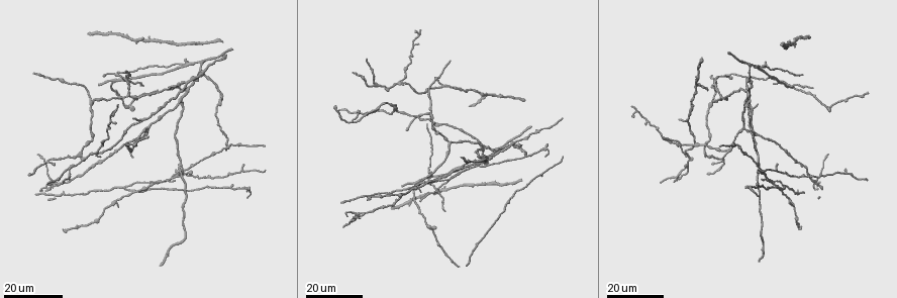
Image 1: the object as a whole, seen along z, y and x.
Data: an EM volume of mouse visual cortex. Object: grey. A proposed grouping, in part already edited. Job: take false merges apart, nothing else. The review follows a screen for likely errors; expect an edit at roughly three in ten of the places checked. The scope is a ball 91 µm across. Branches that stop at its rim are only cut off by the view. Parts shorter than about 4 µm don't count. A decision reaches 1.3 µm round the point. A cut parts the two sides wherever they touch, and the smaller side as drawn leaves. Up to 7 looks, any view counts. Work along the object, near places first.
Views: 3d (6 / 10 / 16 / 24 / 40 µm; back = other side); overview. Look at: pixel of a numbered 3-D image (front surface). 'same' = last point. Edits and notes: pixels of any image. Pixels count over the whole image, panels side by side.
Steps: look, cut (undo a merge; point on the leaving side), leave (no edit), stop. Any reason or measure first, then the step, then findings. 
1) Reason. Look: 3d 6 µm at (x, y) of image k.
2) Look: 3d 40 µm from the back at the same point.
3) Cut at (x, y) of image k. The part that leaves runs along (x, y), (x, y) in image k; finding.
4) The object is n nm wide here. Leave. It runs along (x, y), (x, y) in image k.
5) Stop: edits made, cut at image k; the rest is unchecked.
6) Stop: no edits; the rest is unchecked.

Look: 3d 16 µm at (177, 168) of image 1.

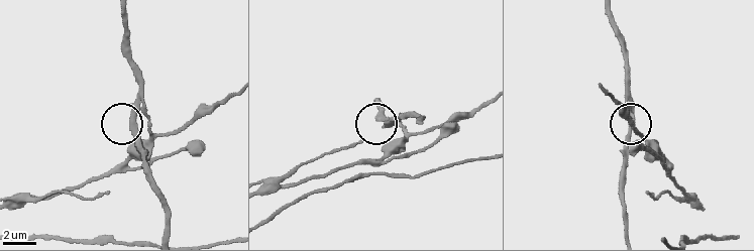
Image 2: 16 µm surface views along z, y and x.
Look: 3d 10 µm at (133, 110) of image 2.

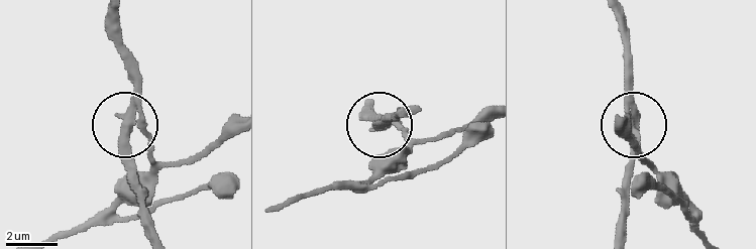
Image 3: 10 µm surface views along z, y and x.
Look: 3d 6 µm at (126, 127) of image 3.

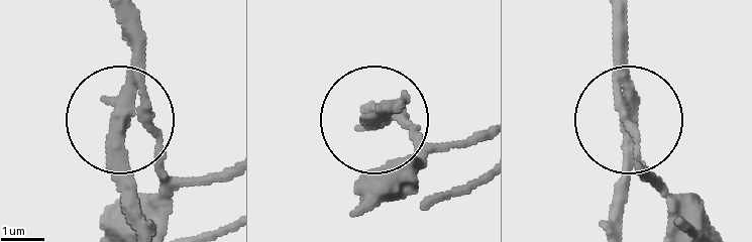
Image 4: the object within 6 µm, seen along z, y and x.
Cut at (160, 141) of image 4. The part that leaves runs along (136, 82), (157, 176), (114, 230) in image 4; a second neuron is stuck on.

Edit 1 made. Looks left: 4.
Branch point. Look: 3d 16 µm at (183, 97) of image 1.

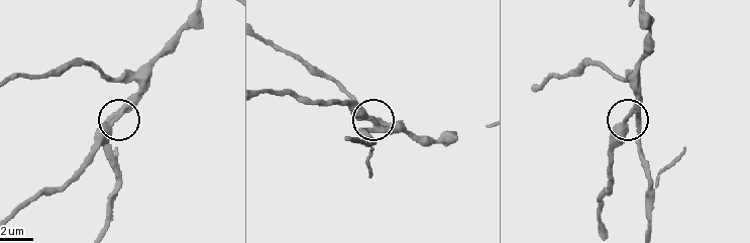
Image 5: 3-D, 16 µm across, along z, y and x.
Look: 3d 10 µm at (629, 113) of image 5.

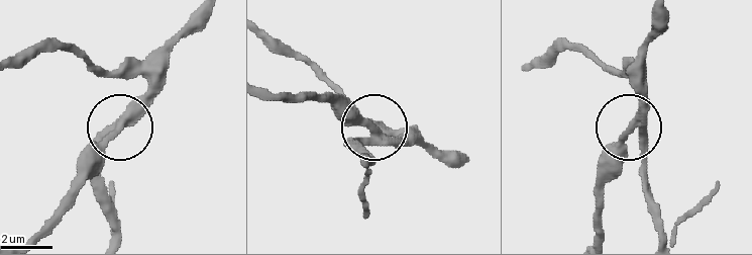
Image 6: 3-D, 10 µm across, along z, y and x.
Look: 3d 10 µm from the back at (117, 130) of image 6.

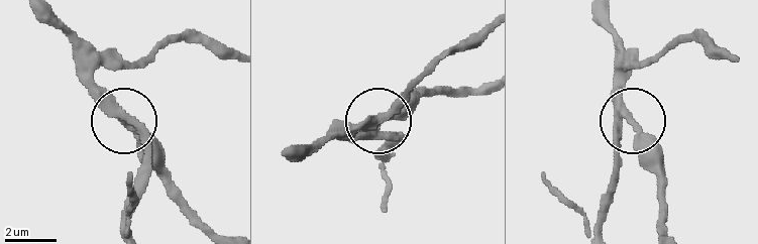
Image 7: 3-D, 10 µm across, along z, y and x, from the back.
The side arm is 94 µm long; 3 arms meet here. Leave. Continuous, no second neuron.

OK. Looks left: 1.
Stop: edits made, cut at image 4; the rest is unchecked.

